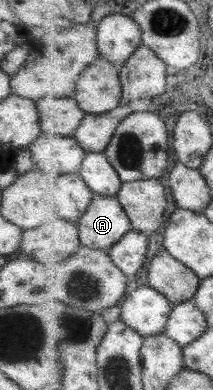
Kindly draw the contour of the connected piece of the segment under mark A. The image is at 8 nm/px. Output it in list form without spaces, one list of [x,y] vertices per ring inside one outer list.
[[[94,193],[88,210],[78,219],[80,243],[108,252],[132,230],[132,221],[116,195]]]

